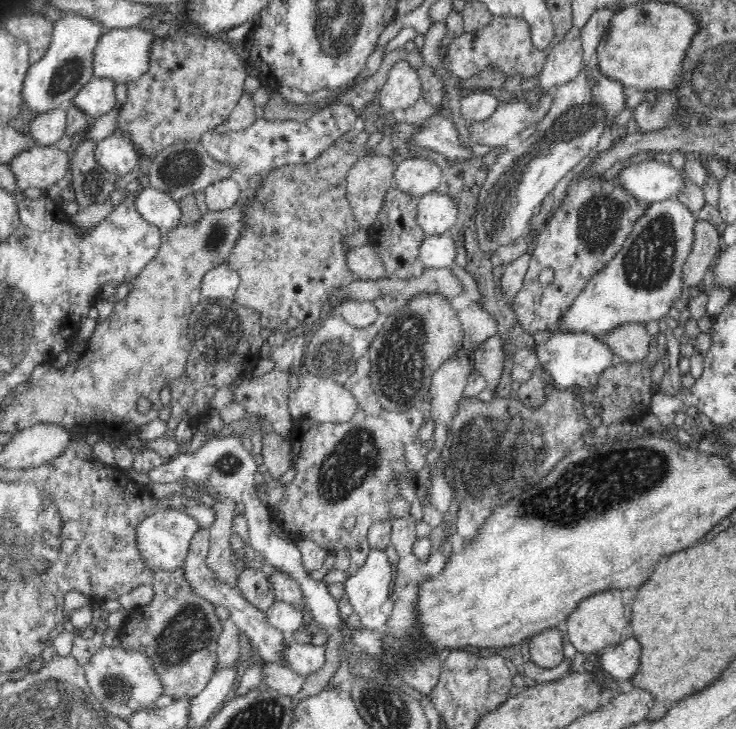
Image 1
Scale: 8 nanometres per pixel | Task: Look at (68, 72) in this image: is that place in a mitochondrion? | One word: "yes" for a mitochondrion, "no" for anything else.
yes

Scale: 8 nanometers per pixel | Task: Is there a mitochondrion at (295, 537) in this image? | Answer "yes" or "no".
no

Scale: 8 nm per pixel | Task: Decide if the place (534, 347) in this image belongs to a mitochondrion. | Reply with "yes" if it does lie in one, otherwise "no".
no

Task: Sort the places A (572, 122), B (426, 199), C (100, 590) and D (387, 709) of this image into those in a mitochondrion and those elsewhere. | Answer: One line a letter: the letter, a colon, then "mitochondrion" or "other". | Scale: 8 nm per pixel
A: mitochondrion
B: other
C: other
D: mitochondrion

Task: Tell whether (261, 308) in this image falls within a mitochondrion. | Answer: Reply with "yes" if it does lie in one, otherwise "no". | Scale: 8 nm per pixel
no

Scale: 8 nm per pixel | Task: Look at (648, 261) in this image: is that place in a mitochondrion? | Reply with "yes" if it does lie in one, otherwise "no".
yes

